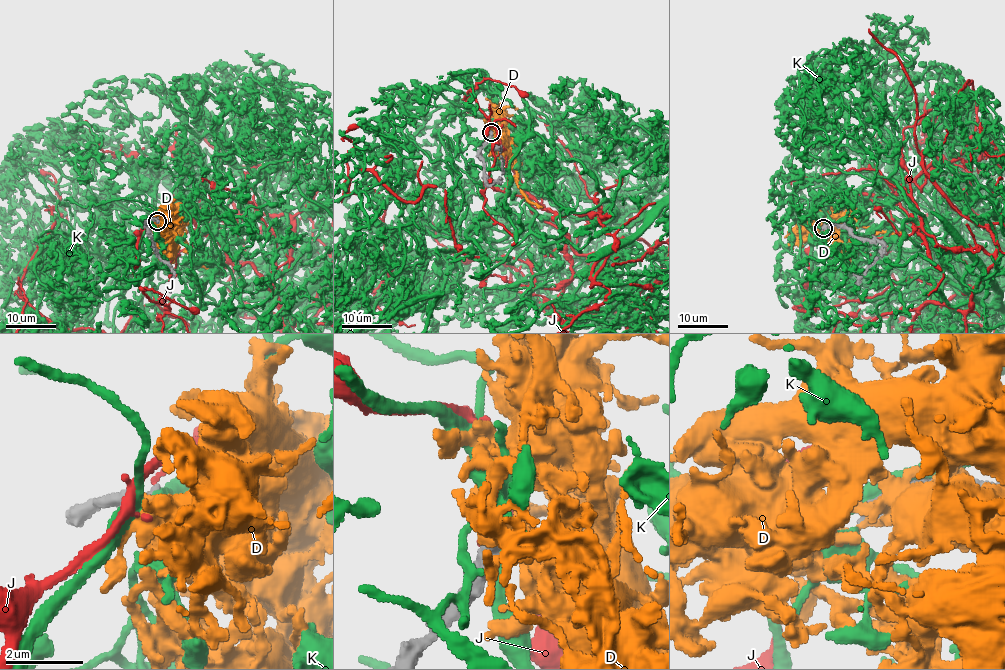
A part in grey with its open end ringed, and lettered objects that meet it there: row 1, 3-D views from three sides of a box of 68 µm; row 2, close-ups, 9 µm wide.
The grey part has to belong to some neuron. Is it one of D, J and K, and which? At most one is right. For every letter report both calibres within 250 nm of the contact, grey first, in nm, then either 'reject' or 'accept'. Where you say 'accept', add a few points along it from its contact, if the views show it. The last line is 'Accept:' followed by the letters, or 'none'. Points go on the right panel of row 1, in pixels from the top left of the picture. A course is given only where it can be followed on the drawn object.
D: calibres 480 and 320 nm; reject
J: calibres 550 and 110 nm; reject
K: calibres 600 and 340 nm; reject
Accept: none

